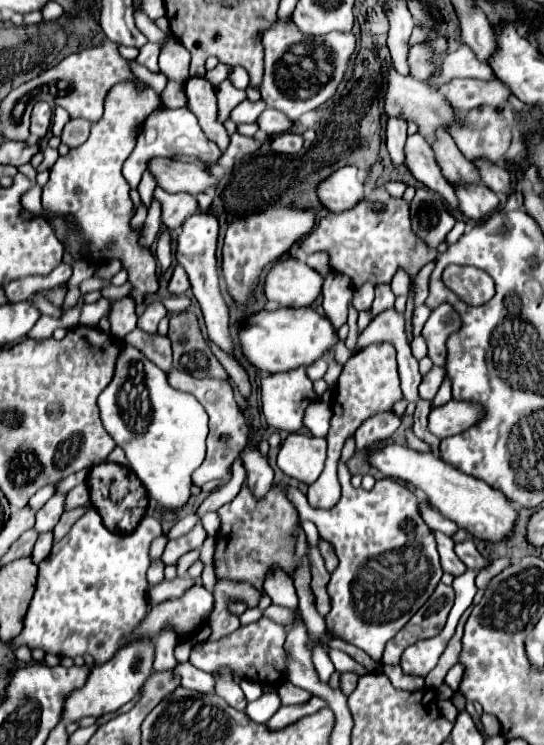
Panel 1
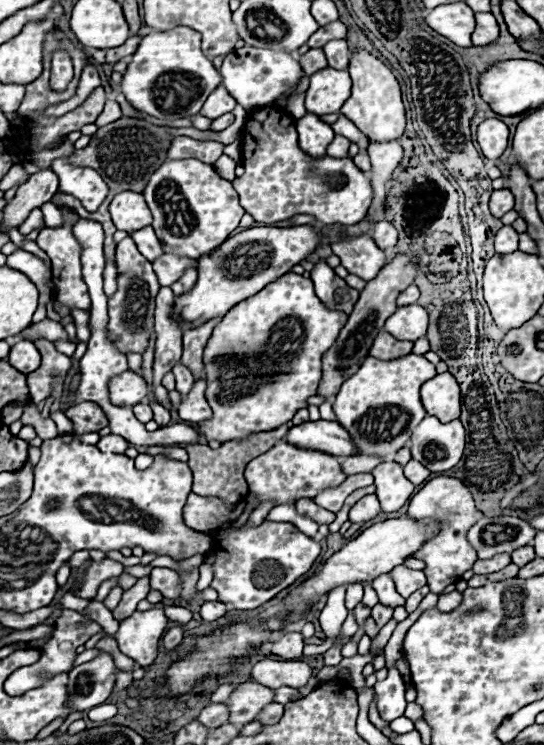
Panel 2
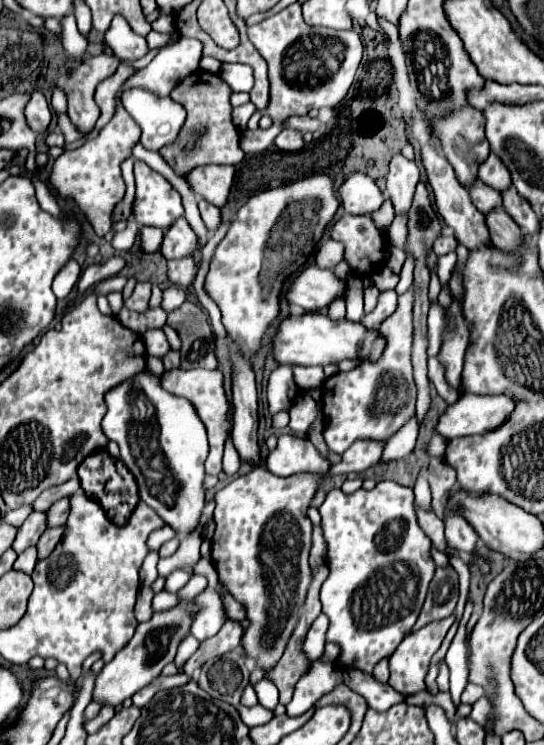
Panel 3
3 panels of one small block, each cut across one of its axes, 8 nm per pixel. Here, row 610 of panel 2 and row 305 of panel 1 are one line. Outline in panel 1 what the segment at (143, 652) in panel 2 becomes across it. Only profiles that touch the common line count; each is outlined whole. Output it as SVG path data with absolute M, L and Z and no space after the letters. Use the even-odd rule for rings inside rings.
M130 82L116 84L106 98L102 120L92 124L90 138L58 158L50 170L48 184L42 188L42 208L50 212L46 220L74 260L122 262L122 270L128 272L128 282L132 284L128 296L134 304L146 304L144 312L138 316L138 328L148 334L158 332L158 322L166 316L166 308L158 300L146 302L148 294L158 292L156 258L150 248L140 244L140 230L130 226L134 204L130 200L130 186L122 178L122 164L136 146L136 124L144 122L150 110L156 110L158 102L160 98L150 86L138 92ZM66 216L74 218L76 228L70 226Z

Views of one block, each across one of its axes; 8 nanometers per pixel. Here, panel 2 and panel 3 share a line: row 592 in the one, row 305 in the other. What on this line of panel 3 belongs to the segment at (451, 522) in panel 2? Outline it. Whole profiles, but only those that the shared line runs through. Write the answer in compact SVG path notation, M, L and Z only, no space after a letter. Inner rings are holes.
M438 302L432 304L432 308L428 312L428 356L436 356L440 350L442 328L444 328L442 316L444 316L442 306Z

